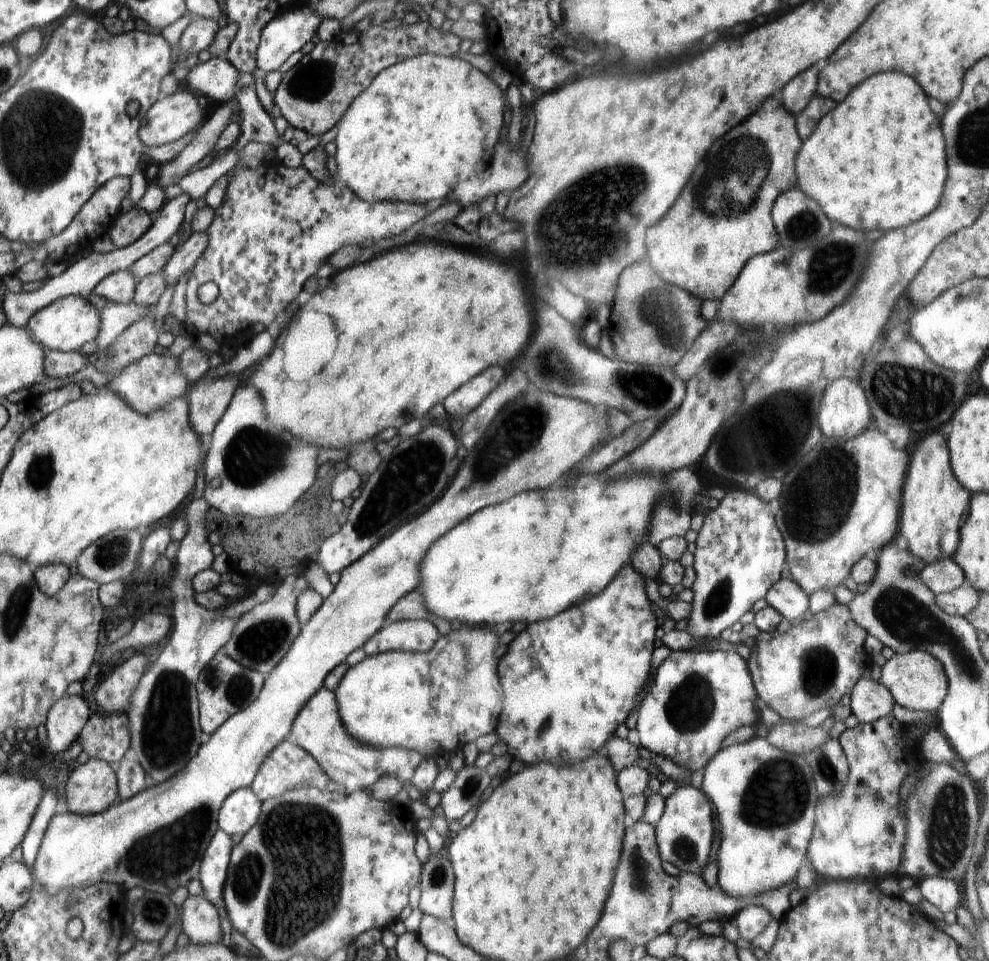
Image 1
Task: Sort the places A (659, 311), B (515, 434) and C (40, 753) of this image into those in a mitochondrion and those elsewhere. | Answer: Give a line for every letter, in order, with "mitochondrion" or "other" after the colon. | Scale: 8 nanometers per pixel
A: mitochondrion
B: mitochondrion
C: other

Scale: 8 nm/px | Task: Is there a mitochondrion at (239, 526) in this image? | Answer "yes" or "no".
no

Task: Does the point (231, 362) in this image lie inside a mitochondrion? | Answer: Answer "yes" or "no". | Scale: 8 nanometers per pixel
no

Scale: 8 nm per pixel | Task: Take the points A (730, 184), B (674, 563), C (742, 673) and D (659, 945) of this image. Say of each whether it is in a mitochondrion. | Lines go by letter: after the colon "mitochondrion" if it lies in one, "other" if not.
A: mitochondrion
B: other
C: other
D: other

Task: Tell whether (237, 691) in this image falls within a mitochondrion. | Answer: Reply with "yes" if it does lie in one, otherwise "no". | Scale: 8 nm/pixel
yes

